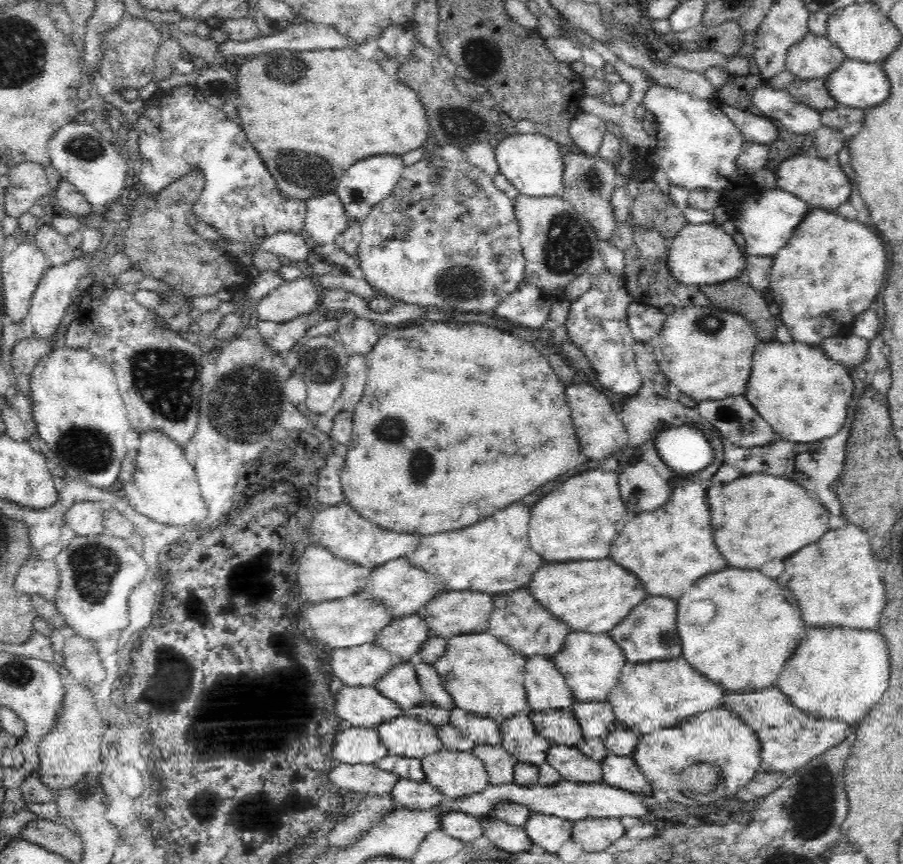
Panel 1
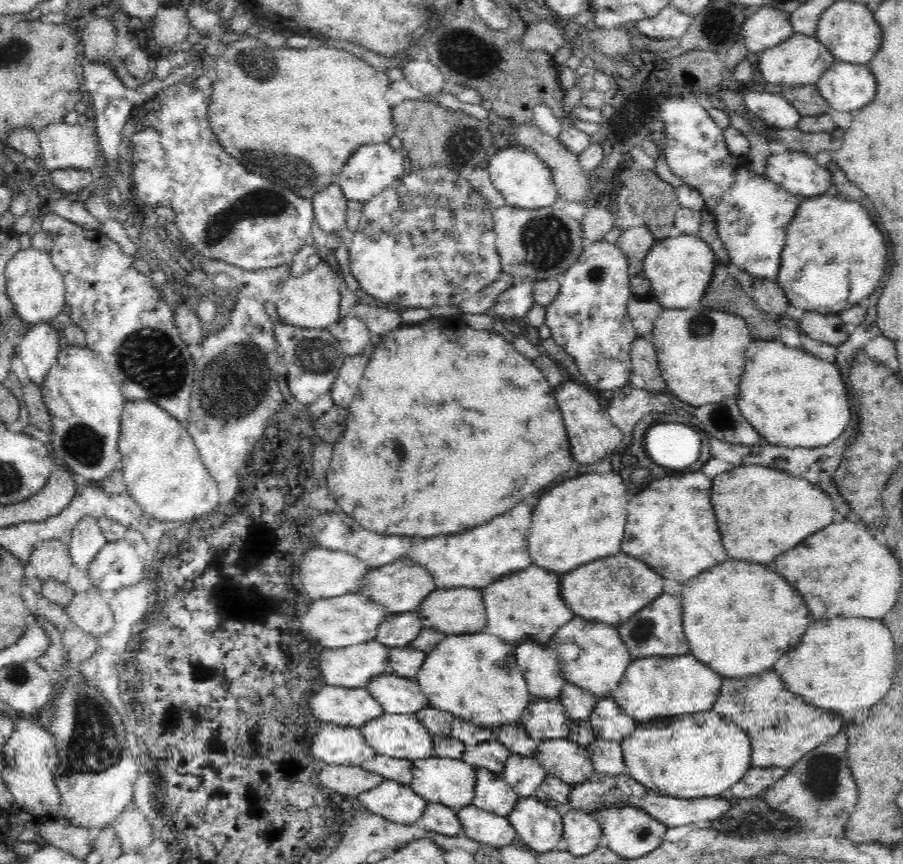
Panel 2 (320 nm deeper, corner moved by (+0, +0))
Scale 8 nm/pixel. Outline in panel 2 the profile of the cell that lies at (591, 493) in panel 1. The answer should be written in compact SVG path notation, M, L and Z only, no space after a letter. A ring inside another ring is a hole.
M616 472L608 474L584 474L578 478L570 478L568 482L552 488L548 494L544 494L538 500L538 506L534 508L532 524L530 524L530 536L528 536L528 550L533 564L539 568L546 568L552 572L570 572L582 564L588 564L598 558L614 556L620 552L620 544L624 538L624 526L626 526L626 514L628 514L628 494L624 480Z

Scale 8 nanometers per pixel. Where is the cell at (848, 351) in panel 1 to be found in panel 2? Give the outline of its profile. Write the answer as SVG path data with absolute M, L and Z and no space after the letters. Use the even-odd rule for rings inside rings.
M806 310L800 316L801 331L810 338L836 346L848 338L849 327L837 313L822 314Z

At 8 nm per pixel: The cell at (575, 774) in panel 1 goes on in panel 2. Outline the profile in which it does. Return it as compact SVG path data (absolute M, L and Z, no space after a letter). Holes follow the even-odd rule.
M568 738L541 741L533 757L548 774L571 785L587 783L595 777L589 752Z

